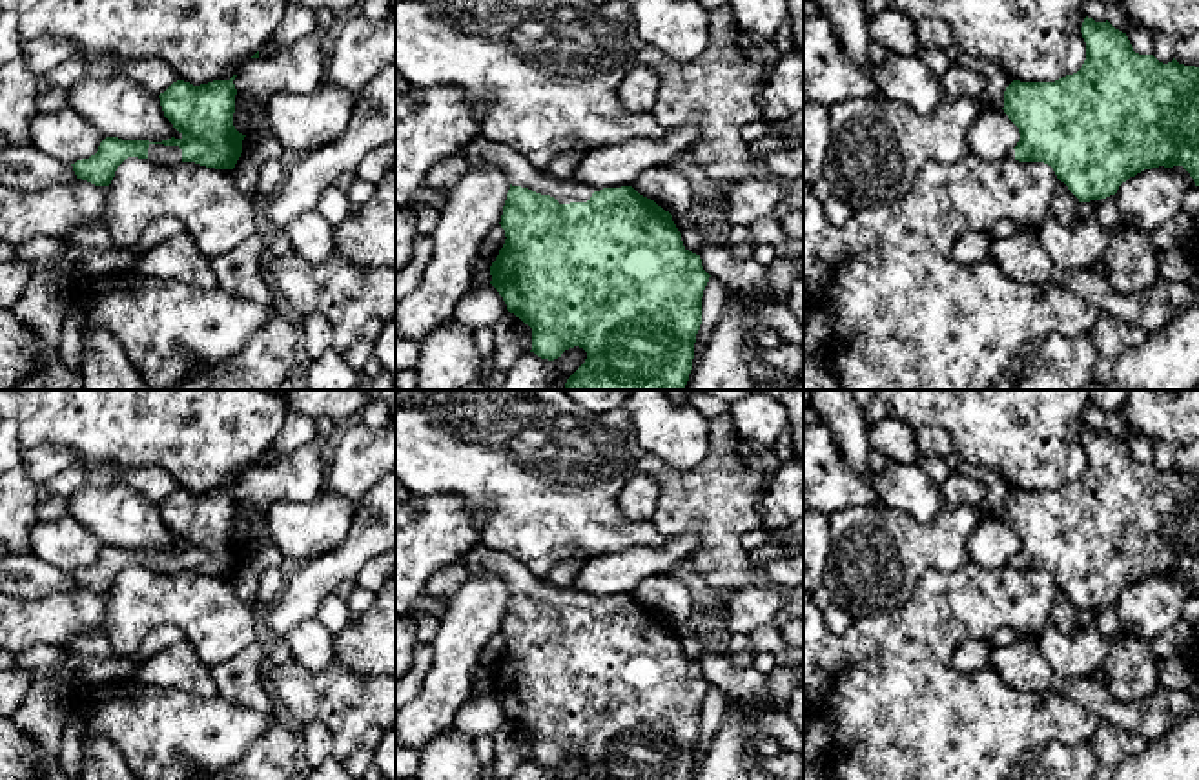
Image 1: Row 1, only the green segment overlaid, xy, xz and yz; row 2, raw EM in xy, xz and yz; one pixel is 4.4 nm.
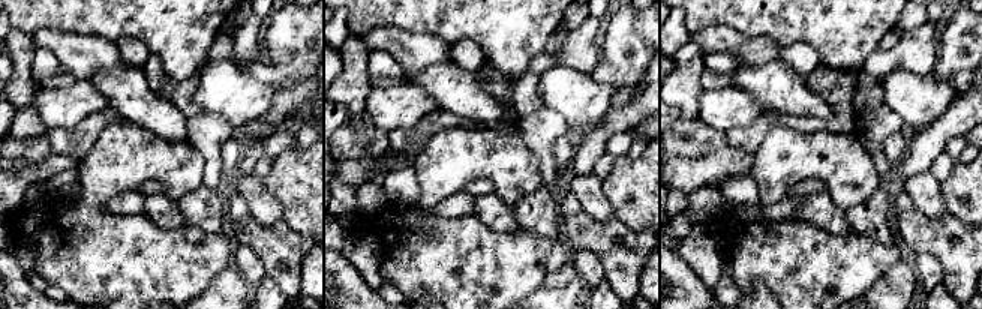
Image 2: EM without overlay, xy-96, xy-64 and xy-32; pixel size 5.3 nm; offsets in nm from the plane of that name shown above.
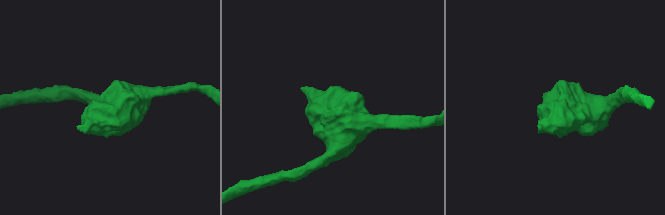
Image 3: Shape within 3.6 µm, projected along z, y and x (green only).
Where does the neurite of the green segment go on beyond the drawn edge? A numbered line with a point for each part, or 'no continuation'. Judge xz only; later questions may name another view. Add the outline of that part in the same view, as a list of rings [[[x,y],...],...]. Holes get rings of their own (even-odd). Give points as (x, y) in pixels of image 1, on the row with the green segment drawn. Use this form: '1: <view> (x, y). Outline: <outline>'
1: xz (520, 172). Outline: [[[476,137],[465,149],[468,164],[496,164],[507,175],[512,186],[528,188],[541,195],[554,197],[559,204],[587,202],[594,190],[572,180],[548,177],[534,168],[525,157],[507,144],[497,144],[483,137]]]

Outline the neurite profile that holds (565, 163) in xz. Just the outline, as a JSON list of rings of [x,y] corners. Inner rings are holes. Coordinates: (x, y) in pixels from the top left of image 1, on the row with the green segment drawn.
[[[572,148],[561,151],[543,173],[559,180],[570,180],[572,173],[578,169],[579,160],[590,148]]]

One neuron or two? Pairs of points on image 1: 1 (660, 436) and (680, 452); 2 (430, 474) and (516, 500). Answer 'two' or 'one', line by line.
1: one
2: one

